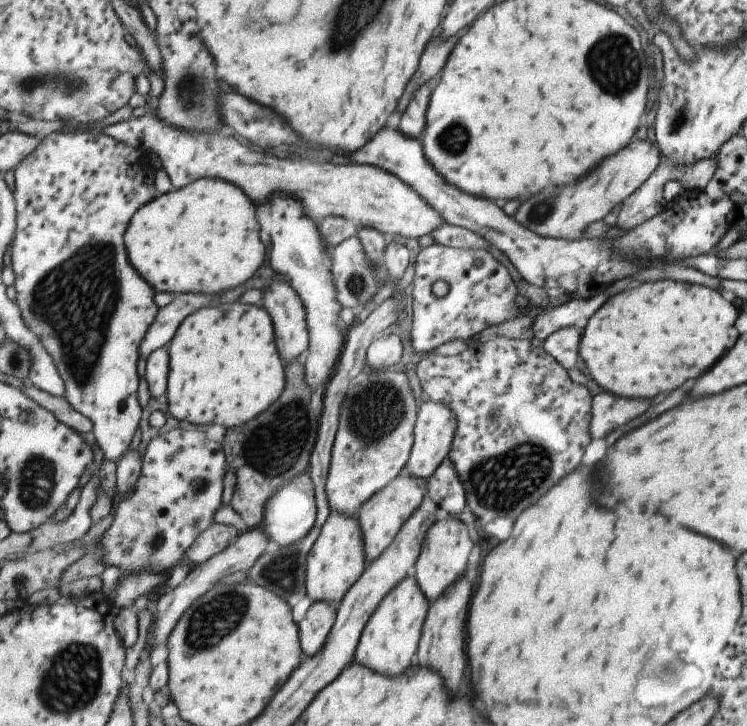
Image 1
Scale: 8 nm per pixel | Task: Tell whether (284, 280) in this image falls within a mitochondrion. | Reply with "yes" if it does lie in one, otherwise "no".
no

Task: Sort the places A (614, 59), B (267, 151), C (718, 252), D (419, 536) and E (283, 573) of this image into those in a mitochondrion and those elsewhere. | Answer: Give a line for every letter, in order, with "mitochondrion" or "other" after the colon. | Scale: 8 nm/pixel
A: mitochondrion
B: other
C: other
D: other
E: mitochondrion

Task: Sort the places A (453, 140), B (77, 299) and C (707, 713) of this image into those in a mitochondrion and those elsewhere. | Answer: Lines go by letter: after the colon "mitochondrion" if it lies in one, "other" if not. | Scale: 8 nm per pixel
A: mitochondrion
B: mitochondrion
C: other

